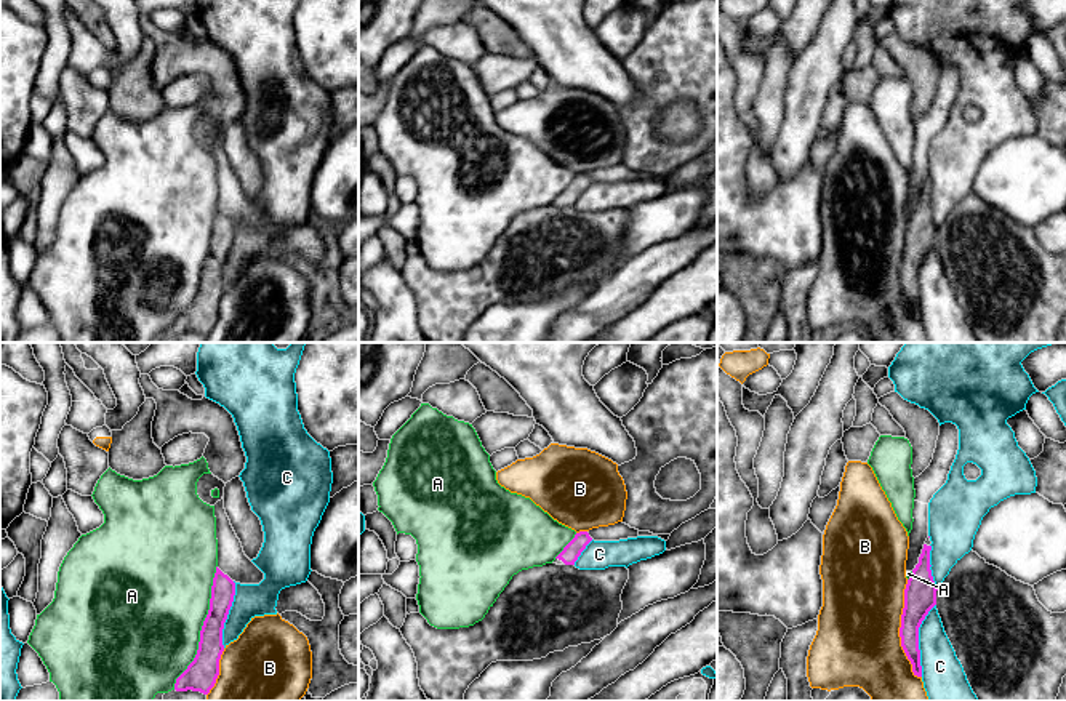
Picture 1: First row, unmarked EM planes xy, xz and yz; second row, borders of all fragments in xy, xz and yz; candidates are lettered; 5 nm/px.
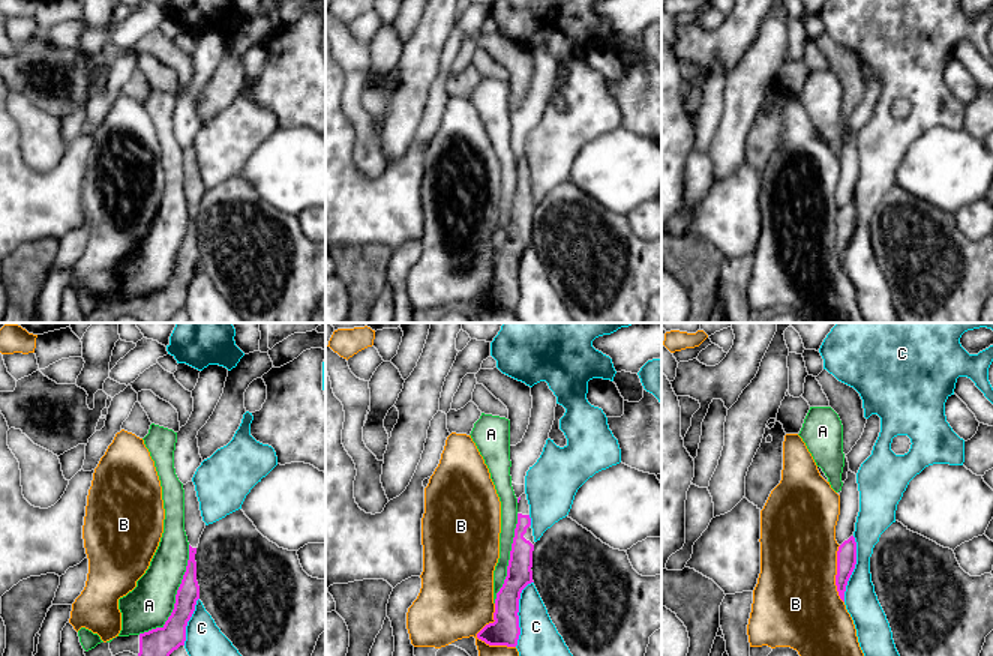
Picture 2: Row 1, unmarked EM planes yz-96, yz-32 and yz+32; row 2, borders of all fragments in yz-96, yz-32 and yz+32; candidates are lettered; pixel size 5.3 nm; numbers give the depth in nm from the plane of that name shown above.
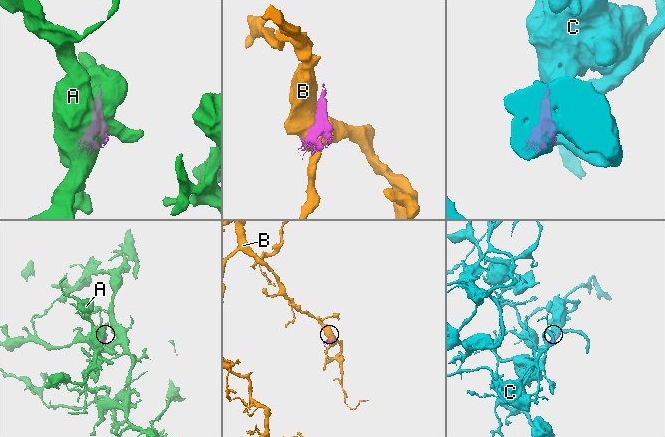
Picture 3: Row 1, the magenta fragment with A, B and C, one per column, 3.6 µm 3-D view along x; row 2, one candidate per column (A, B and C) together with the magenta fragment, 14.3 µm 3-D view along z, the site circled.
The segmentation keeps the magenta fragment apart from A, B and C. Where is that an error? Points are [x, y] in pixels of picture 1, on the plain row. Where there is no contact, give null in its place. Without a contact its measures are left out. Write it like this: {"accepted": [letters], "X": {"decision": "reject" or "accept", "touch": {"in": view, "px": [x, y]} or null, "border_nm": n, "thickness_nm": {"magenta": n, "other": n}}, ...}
{"accepted": [], "A": {"decision": "reject", "touch": {"in": "xy", "px": [202, 269]}, "border_nm": 650, "thickness_nm": {"magenta": 160, "other": 500}}, "B": {"decision": "reject", "touch": {"in": "yz", "px": [900, 271]}, "border_nm": 500, "thickness_nm": {"magenta": 160, "other": 420}}, "C": {"decision": "reject", "touch": {"in": "yz", "px": [917, 282]}, "border_nm": 380, "thickness_nm": {"magenta": 160, "other": 220}}}

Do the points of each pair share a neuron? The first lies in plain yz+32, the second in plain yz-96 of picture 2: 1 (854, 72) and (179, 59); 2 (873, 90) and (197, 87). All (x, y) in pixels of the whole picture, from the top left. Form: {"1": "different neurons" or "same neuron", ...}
{"1": "same neuron", "2": "same neuron"}

